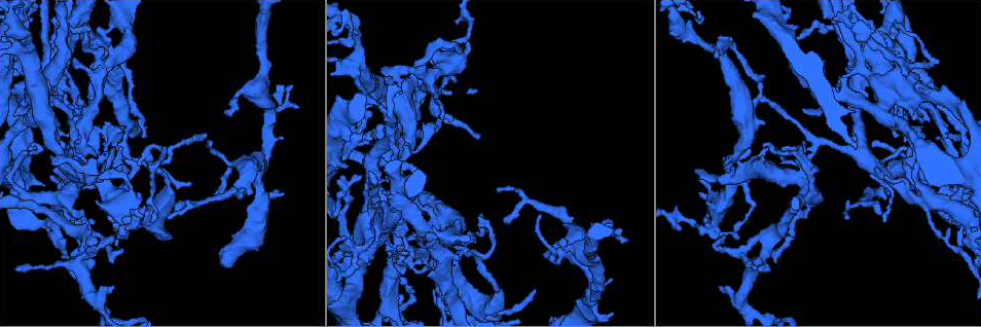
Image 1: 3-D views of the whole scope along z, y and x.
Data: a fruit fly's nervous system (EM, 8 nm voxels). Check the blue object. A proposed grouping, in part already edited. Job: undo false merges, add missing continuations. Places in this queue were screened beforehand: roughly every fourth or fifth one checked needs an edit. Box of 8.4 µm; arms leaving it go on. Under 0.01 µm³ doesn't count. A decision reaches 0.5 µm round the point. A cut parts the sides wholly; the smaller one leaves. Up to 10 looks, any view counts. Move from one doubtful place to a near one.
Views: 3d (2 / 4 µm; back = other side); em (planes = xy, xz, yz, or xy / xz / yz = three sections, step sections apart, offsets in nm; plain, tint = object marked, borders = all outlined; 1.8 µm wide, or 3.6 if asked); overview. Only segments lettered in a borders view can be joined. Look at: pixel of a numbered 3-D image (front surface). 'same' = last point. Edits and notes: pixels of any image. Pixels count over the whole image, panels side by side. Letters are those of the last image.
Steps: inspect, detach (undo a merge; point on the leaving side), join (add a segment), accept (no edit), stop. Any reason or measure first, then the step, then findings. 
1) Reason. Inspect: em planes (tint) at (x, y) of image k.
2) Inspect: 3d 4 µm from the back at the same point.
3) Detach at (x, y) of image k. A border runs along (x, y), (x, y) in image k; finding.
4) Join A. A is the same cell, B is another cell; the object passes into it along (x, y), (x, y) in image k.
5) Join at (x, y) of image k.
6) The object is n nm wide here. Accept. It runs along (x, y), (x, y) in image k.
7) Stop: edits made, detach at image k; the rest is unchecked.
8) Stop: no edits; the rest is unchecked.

Three arms meet. Inspect: em planes (plain) at (26, 52) of image 1.

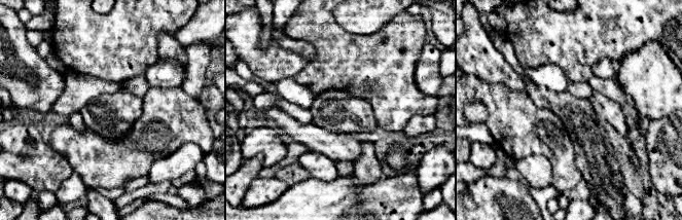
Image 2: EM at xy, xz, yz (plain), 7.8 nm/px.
Where the object lies. Inspect: em planes (tint) at the same point.

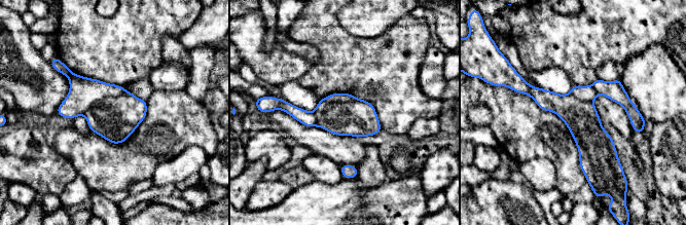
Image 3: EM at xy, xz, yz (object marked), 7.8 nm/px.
Inspect: em planes (borders) at the same point.

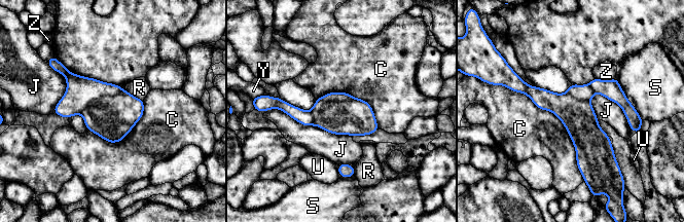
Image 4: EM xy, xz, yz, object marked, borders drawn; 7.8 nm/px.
The longest contact is with C, 950 nm. Accept. C, J, R, S, U, Y and Z are other cells; continuous, no second neuron.

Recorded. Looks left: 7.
A fork. Inspect: em xz step 4 (borders) at (719, 207) of image 1.

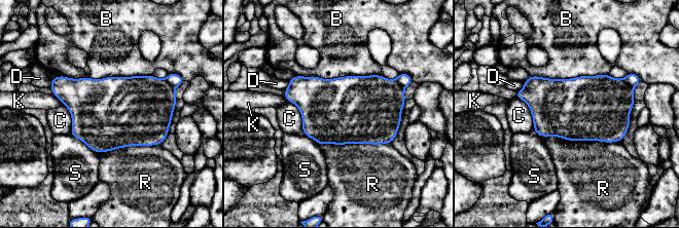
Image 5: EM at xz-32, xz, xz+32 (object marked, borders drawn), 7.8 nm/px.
The longest contact is with B, 700 nm. Accept. B, C, D, K, R and S are other cells; a border runs along (537, 134), (566, 140), (619, 142) in image 5; one neuron here.

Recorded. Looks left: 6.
Thin end. Inspect: 3d 2 µm at (115, 244) of image 1.

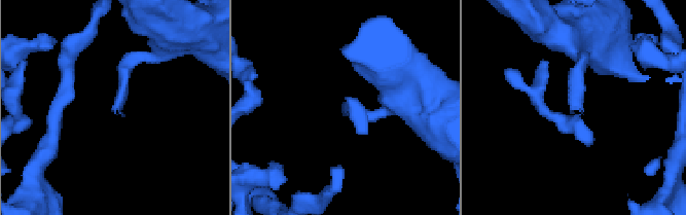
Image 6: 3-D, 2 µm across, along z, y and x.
Inspect: em planes (borders) at (343, 109) of image 6.

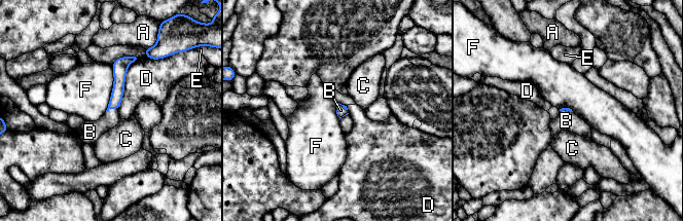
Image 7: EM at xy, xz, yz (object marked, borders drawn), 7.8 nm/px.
Join B. B is the same cell, A, C, D, E and F are other cells; the neuron continues.

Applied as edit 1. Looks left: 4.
Inspect: overview.

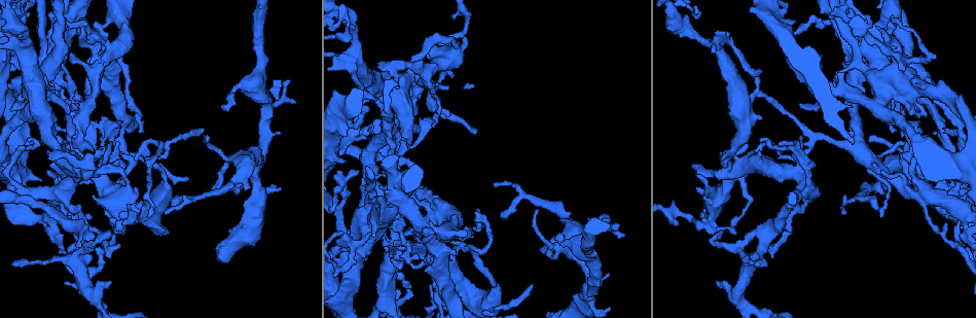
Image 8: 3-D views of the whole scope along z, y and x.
Abrupt turn. Inspect: 3d 4 µm from the back at (428, 231) of image 8.

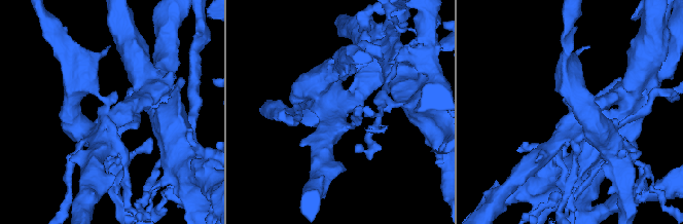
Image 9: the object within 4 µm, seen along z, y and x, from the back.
Inspect: em planes (plain) at (108, 122) of image 9.

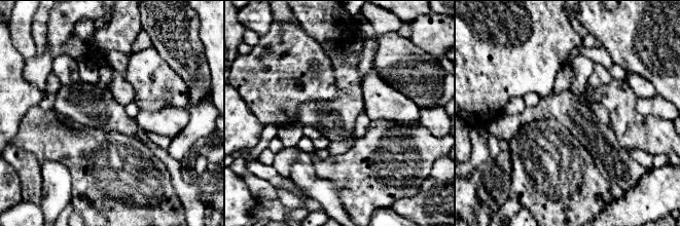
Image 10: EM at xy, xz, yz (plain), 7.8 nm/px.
Inspect: em planes (borders) at the same point.

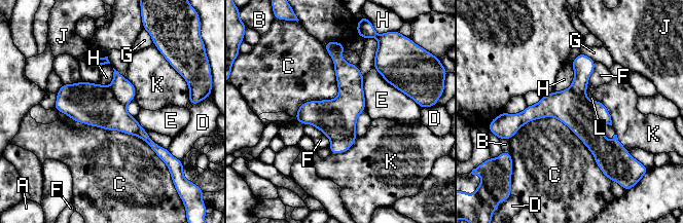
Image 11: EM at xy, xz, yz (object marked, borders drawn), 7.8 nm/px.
The object is 280 nm wide here. Accept. A, B, C, D, E, F, G, H, J, K and L are other cells; it runs along (509, 119), (567, 110), (621, 149) in image 11; continuous, no second neuron.

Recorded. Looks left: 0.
Stop: edits made, join at image 7; the rest is unchecked.

